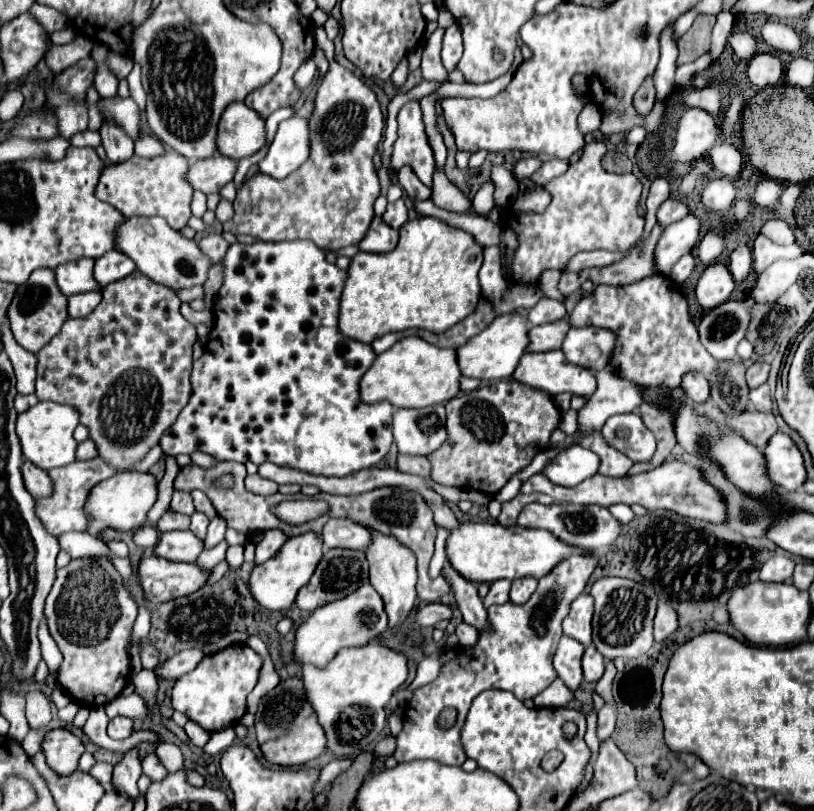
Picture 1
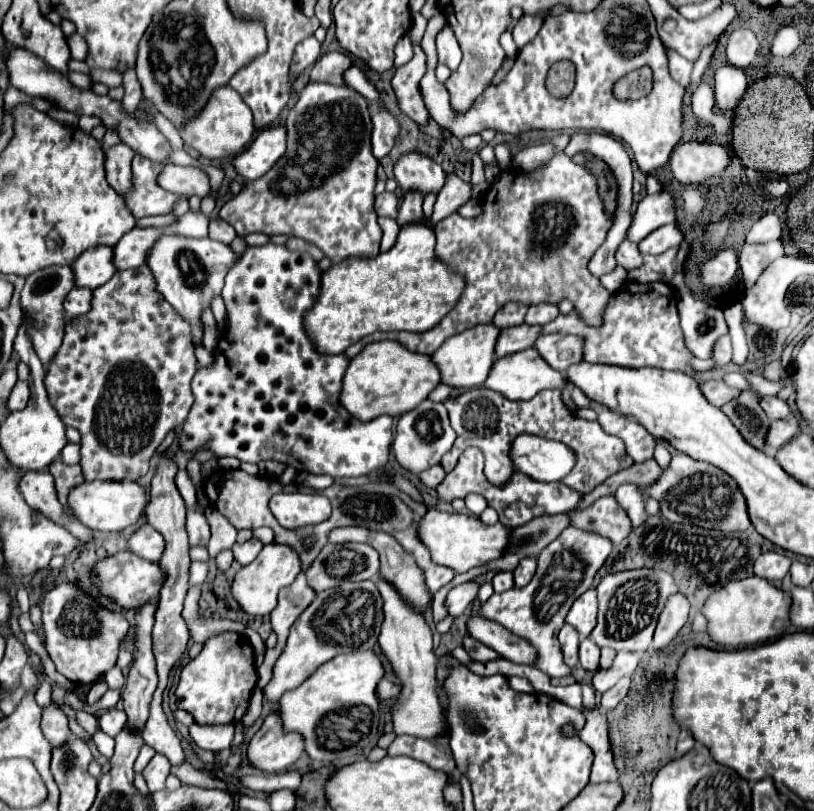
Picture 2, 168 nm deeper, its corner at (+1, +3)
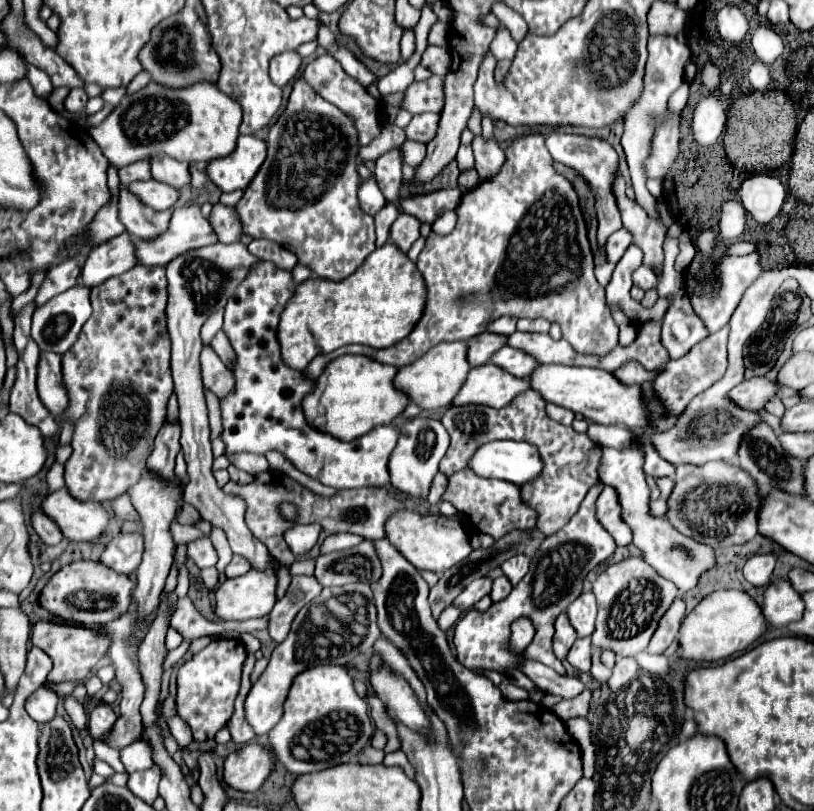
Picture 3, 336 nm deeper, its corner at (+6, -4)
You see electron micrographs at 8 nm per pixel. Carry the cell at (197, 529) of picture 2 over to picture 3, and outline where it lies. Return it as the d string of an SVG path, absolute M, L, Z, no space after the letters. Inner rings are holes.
M204 537L204 539L196 539L196 541L188 543L188 557L198 565L198 569L214 567L216 561L218 561L216 551L214 551L214 545L210 543L208 537Z

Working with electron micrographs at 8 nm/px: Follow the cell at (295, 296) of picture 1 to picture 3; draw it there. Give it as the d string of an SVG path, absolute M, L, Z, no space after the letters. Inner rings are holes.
M260 261L226 305L222 331L238 357L238 367L234 369L236 391L220 401L226 453L250 451L264 455L266 451L276 449L290 459L298 471L322 485L334 489L386 487L390 483L388 459L398 441L398 431L392 425L378 425L370 433L344 443L332 435L310 429L302 415L300 401L310 387L314 387L314 381L306 383L300 371L282 363L276 341L278 319L292 297L294 287L290 271L278 269L270 261Z

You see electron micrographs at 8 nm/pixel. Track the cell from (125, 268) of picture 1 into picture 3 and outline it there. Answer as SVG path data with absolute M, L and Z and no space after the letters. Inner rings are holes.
M188 205L188 207L180 207L172 213L172 221L166 233L162 233L160 237L152 239L152 241L138 241L134 239L134 245L138 249L138 261L146 263L146 265L168 265L172 259L176 259L178 255L192 251L192 249L200 249L206 245L212 245L218 241L218 235L214 233L210 221L200 213L198 205Z

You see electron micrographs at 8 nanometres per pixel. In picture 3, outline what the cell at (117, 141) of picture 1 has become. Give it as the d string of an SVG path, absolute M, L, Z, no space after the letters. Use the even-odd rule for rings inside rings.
M120 185L120 221L124 223L126 231L130 231L130 235L134 239L144 239L150 241L158 235L162 235L168 229L168 221L172 215L172 209L166 211L150 211L146 207L142 207L142 203L138 203L138 199L134 199L124 185Z

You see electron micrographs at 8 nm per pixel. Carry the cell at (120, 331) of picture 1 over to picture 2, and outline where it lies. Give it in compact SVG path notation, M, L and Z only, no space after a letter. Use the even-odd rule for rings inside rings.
M147 266L115 272L115 276L107 284L93 290L91 310L87 314L73 318L73 322L67 324L65 340L63 340L59 352L55 354L55 358L51 360L45 380L43 380L49 400L51 400L53 408L59 412L59 416L63 416L63 422L81 432L81 468L83 468L87 482L89 480L139 480L141 476L147 474L155 448L163 442L167 432L179 428L189 414L189 408L193 404L193 394L191 394L189 384L195 374L195 368L197 368L197 358L193 354L191 324L187 320L183 320L183 316L179 316L179 312L175 312L175 308L171 308L171 304L167 304L167 300L163 300L163 296L159 296L159 292L155 292L155 278L151 276L151 270Z

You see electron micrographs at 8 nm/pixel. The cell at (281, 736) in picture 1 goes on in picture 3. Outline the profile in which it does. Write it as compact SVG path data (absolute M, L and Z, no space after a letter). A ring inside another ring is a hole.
M250 745L230 753L224 761L224 783L238 791L256 791L268 777L276 759L268 747Z

